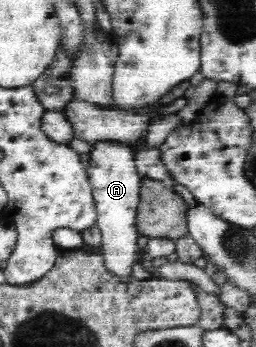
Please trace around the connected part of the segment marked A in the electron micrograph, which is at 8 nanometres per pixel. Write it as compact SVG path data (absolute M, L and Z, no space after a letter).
M117 142L94 143L86 169L96 210L96 227L102 234L101 254L105 268L121 278L133 277L132 267L138 253L137 209L140 203L142 176L136 168L134 150Z

